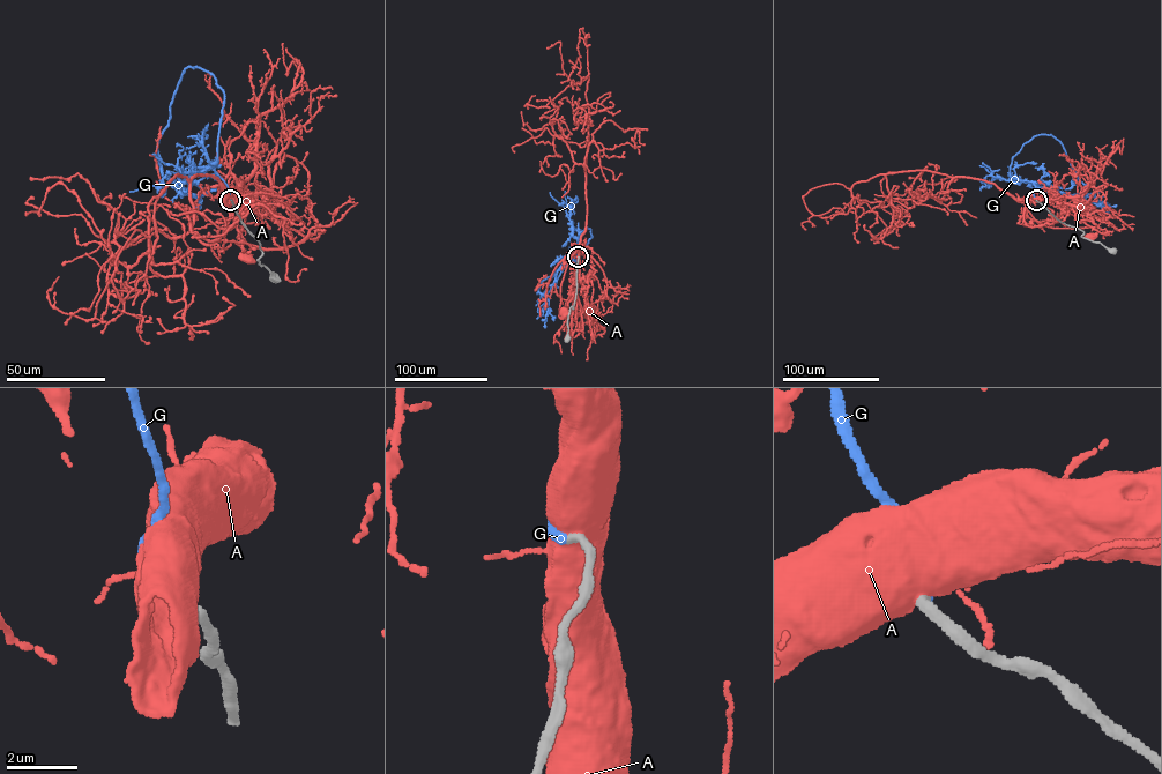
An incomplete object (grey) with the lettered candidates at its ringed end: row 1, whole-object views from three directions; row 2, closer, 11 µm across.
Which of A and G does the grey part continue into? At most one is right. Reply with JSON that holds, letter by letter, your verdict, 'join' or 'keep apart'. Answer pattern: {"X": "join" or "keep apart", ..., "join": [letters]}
{"A": "keep apart", "G": "join", "join": ["G"]}

